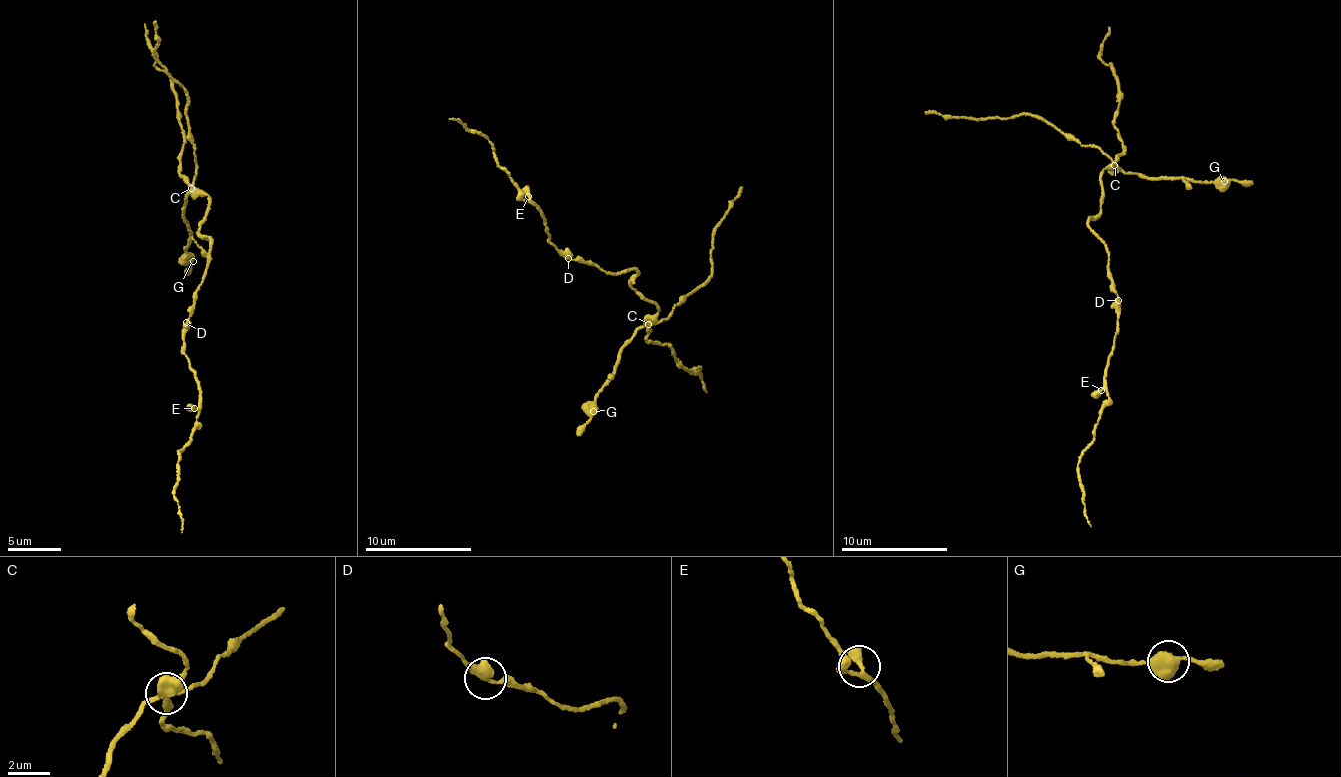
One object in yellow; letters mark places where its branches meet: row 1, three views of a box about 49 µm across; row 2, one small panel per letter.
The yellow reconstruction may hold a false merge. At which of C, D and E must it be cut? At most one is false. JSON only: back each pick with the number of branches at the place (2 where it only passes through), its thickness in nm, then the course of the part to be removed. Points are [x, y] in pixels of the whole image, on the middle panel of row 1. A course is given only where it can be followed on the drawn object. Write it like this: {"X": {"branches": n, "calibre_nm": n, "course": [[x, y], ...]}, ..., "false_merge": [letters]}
{"C": {"branches": 4, "calibre_nm": 360, "course": [[648, 325], [667, 317], [673, 305], [709, 277], [715, 227], [743, 185]]}, "false_merge": ["C"]}

